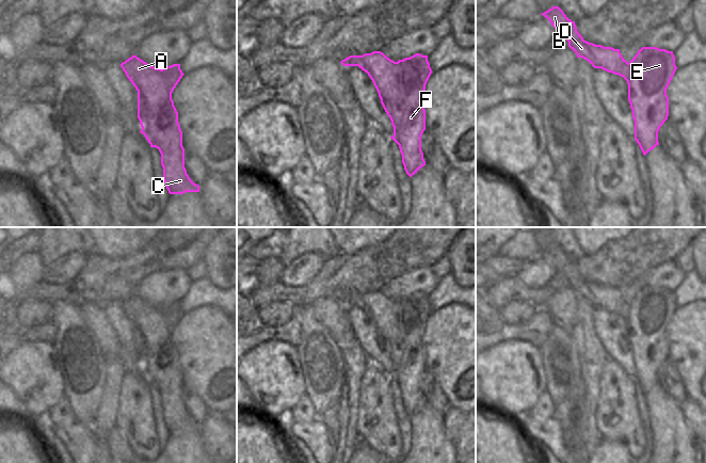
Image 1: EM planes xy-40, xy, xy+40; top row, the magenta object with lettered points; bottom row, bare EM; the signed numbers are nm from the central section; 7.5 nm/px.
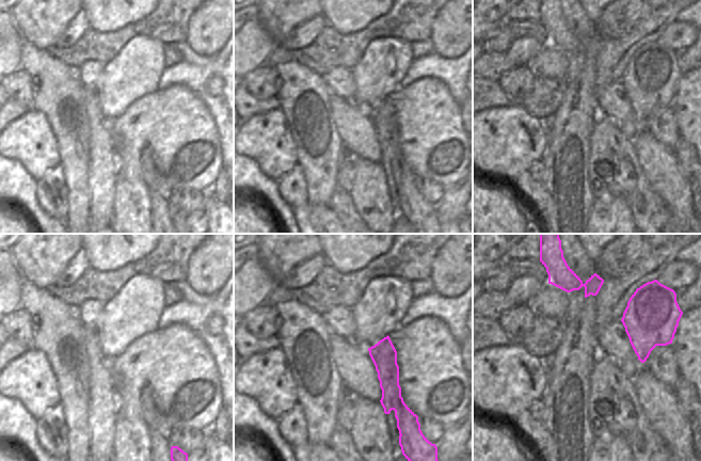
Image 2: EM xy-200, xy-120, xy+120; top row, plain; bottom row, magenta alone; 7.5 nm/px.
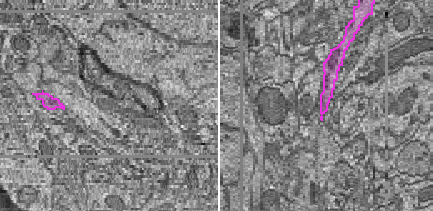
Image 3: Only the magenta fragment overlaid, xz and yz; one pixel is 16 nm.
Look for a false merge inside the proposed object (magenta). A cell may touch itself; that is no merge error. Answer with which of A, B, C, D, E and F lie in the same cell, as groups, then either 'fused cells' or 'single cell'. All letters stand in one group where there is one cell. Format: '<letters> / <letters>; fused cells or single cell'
A B D / C E F; fused cells

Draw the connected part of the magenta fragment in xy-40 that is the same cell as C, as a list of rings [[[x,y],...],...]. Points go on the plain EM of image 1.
[[[180,303],[166,305],[162,307],[162,310],[170,328],[170,334],[161,338],[165,366],[159,368],[161,383],[158,388],[162,392],[163,419],[170,433],[199,431],[199,425],[191,419],[184,406],[182,370],[178,362],[178,351],[172,338],[172,332],[184,313],[180,308]]]

